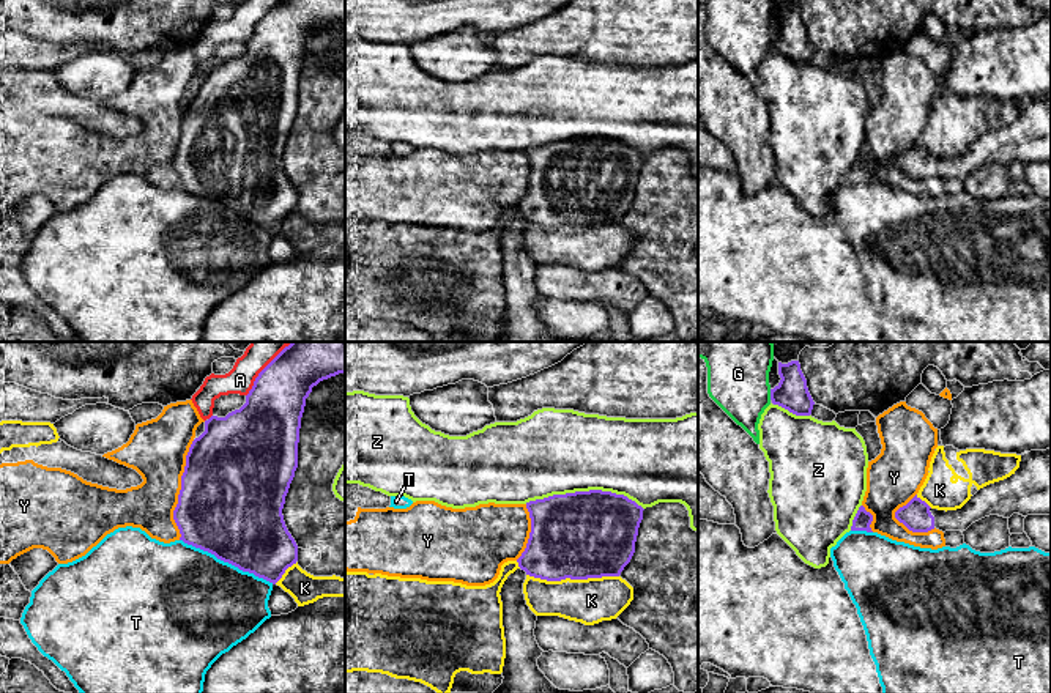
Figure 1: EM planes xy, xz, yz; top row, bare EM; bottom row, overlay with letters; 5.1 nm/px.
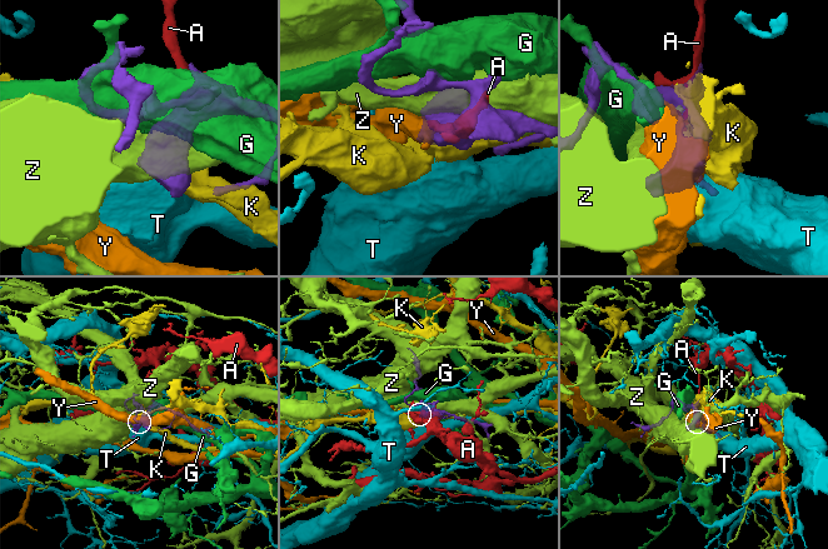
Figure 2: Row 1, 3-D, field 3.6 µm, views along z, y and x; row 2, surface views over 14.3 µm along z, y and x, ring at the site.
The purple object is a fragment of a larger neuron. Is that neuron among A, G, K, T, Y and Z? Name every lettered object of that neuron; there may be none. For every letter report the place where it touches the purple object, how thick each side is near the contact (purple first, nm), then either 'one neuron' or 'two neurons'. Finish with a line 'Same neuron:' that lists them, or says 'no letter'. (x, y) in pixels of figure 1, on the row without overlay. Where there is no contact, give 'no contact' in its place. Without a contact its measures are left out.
A: meets purple in xy at (259, 22); 320 nm thick on the purple side, 140 nm on the other; two neurons
G: meets purple in yz at (771, 41); 160 nm thick on the purple side, 300 nm on the other; two neurons
K: meets purple in xz at (572, 226); 440 nm thick on the purple side, 220 nm on the other; two neurons
T: meets purple in xy at (227, 208); 480 nm thick on the purple side, 480 nm on the other; two neurons
Y: meets purple in xy at (180, 137); 500 nm thick on the purple side, 300 nm on the other; two neurons
Z: meets purple in xz at (585, 139); 440 nm thick on the purple side, 440 nm on the other; two neurons
Same neuron: no letter

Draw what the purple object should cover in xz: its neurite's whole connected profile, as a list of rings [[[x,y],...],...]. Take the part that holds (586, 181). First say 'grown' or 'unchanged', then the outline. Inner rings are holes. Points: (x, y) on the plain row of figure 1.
grown | [[[602,137],[553,142],[526,150],[526,156],[531,165],[529,186],[517,206],[518,216],[507,224],[500,239],[506,285],[504,326],[492,342],[616,342],[610,332],[583,339],[559,337],[545,324],[537,313],[544,299],[534,284],[537,263],[526,252],[523,230],[528,222],[547,228],[619,224],[635,200],[644,156],[624,142]]]

